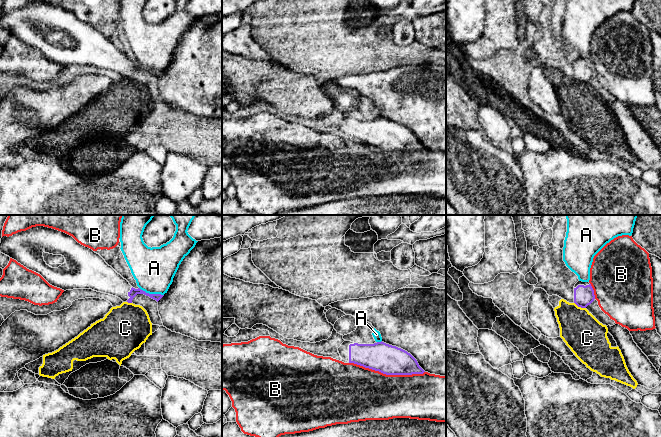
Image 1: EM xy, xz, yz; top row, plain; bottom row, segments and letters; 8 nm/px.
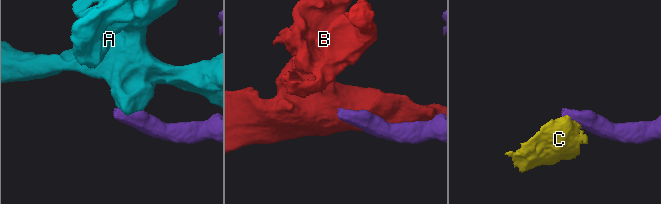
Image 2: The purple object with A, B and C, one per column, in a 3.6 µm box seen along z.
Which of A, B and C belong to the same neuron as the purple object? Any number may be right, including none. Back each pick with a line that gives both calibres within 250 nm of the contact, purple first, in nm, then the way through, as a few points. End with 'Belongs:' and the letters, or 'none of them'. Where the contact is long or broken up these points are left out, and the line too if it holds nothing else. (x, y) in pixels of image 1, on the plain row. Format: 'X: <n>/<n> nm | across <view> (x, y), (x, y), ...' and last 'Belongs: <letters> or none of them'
Belongs: none of them

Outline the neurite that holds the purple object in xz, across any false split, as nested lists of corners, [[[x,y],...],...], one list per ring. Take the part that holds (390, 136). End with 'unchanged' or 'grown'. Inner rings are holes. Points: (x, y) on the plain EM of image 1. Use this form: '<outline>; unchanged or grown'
[[[344,117],[338,128],[344,139],[354,139],[386,151],[412,151],[425,148],[410,129],[382,117],[374,120]]]; grown

